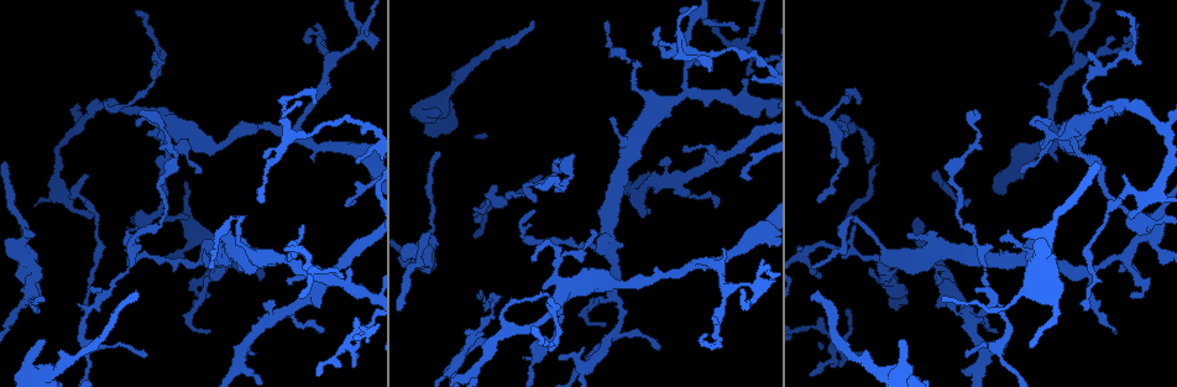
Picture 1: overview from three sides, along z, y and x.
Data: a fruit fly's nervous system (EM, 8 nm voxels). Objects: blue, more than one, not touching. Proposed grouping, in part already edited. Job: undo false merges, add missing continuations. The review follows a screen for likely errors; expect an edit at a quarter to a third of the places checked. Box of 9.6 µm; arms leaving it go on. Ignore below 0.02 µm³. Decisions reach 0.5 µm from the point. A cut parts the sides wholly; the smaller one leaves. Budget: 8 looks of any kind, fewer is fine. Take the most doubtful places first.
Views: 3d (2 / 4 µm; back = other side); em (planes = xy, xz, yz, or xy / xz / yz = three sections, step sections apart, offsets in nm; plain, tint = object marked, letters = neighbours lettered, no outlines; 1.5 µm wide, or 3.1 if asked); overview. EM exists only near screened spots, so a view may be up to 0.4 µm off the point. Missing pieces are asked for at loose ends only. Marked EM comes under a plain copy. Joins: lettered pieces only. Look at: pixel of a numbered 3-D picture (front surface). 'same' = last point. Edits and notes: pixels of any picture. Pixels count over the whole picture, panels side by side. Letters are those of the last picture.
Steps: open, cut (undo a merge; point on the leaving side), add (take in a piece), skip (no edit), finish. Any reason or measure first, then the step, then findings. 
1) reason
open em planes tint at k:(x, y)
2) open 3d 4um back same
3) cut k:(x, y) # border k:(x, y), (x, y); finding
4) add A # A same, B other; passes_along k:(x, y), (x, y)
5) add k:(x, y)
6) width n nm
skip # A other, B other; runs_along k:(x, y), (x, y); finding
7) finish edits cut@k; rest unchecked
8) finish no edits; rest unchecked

an open end
open em planes letters at 1:(900, 341)

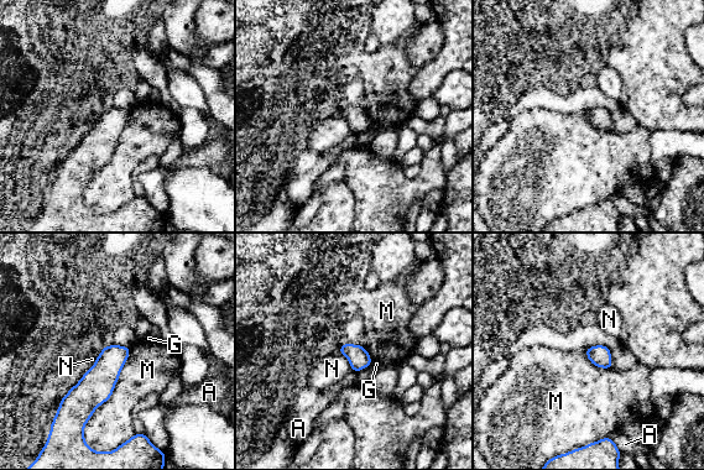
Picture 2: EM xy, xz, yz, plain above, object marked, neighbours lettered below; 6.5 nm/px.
longest_contact M 650 nm
skip # A other, G other, M other, N other; border 2:(103, 348), (94, 364), (81, 379); none of them fits

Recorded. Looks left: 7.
tapers out
open em yz step 8 letters at 1:(212, 266)

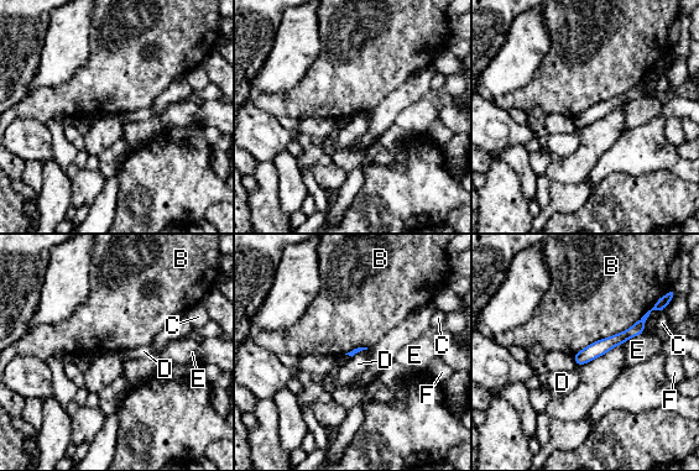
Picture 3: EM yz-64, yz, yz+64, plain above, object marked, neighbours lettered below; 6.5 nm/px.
another direction
open em planes letters same

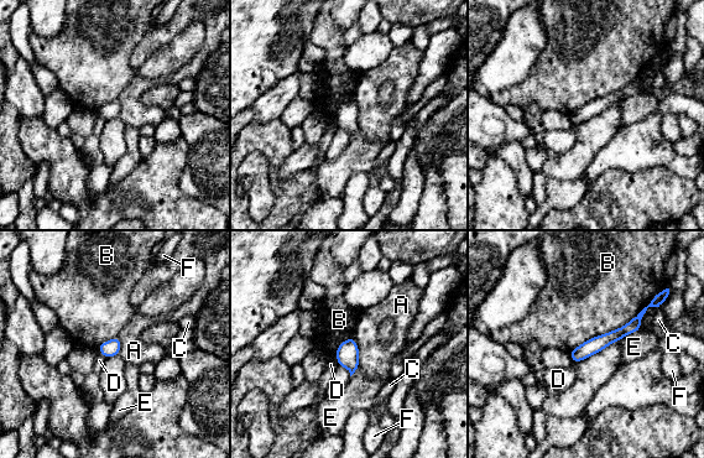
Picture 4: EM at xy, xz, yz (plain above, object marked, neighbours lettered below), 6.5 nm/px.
longest_contact B 650 nm
skip # A other, B other, C other, D other, E other, F other; border 4:(354, 337), (358, 344), (359, 365); no lettered piece goes on from it

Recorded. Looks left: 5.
open 3d 4um at 1:(340, 275)

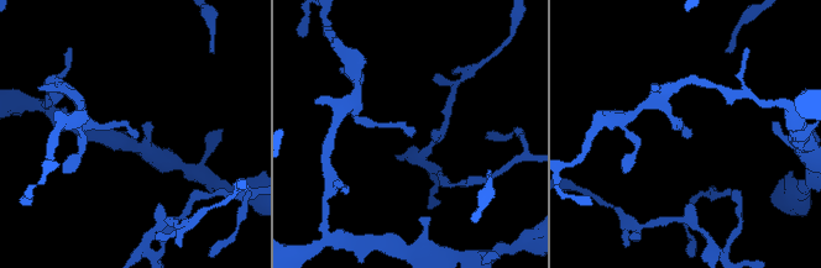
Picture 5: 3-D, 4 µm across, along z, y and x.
open em xy step 8 letters at 5:(409, 136)

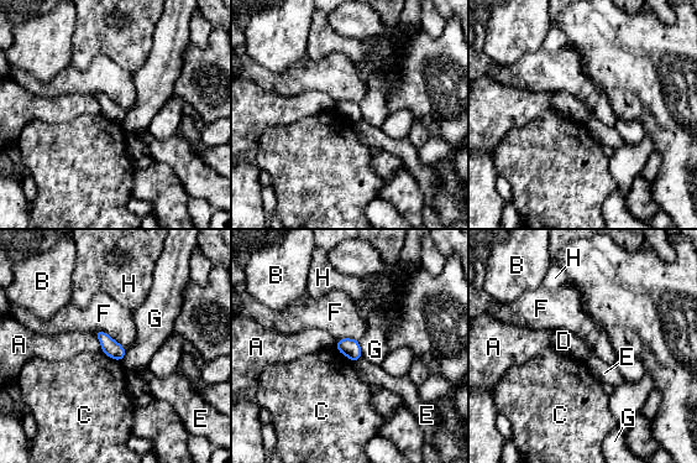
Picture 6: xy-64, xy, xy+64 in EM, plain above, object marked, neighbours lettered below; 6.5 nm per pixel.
cut it another way
open em planes letters same

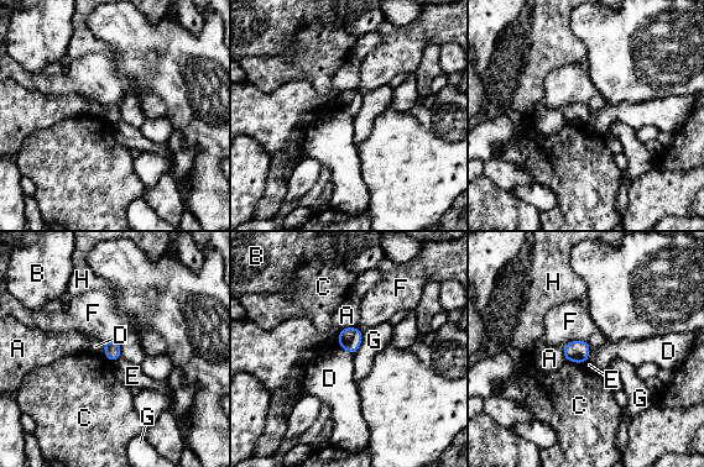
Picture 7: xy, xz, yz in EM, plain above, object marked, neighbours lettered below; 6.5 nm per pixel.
skip # A other, B other, C other, D other, E other, F other, G other, H other; border 7:(103, 342), (107, 357); none of them fits

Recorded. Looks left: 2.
finish no edits; rest unchecked

